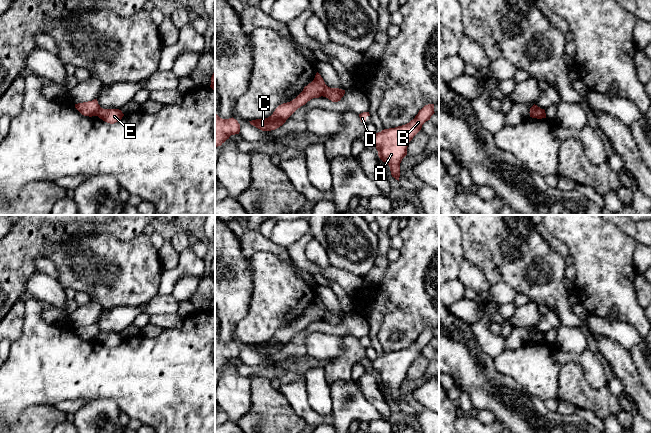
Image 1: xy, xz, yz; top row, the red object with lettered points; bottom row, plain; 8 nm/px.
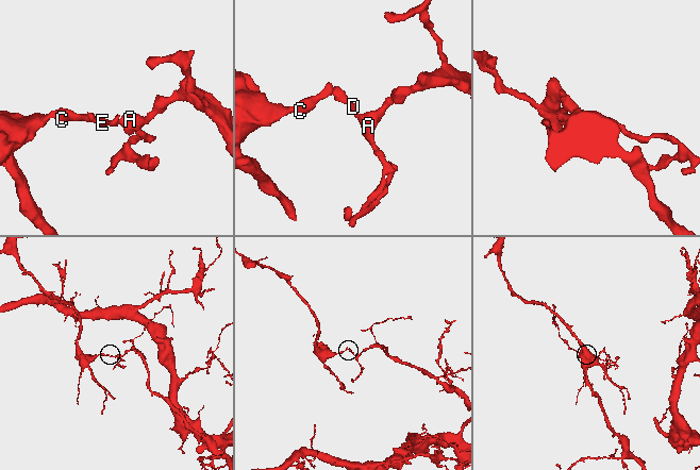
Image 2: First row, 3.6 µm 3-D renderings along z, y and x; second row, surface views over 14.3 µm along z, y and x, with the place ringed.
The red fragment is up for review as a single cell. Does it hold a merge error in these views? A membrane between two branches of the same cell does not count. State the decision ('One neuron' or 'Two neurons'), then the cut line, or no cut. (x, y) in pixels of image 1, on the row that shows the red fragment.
Two neurons. Split along xz (326, 85), (322, 95)

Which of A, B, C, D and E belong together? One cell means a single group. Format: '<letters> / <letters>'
A B D E / C

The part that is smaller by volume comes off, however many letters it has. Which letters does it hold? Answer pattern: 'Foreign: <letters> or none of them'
Foreign: C

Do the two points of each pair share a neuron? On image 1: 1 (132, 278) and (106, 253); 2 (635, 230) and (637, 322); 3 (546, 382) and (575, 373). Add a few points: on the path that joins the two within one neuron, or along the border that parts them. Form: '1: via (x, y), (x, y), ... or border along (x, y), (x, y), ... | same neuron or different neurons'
1: via (125, 271), (119, 263), (113, 260) | same neuron
2: border along (616, 226), (630, 235), (637, 243) | different neurons
3: border along (572, 361), (569, 361), (559, 374), (556, 397) | different neurons

